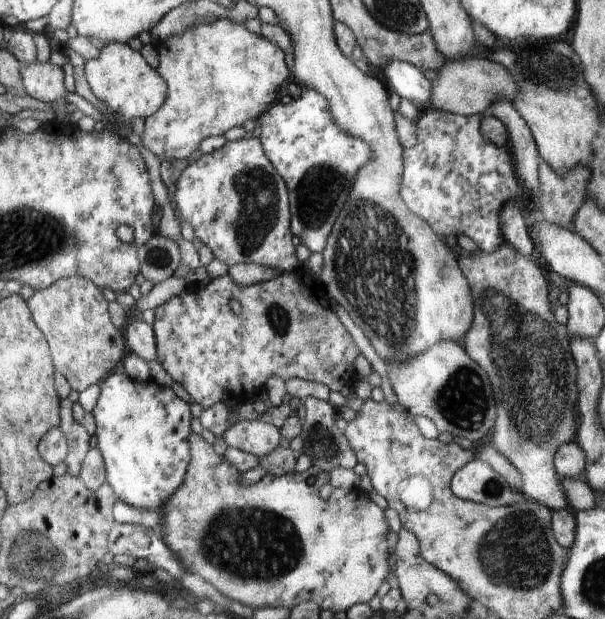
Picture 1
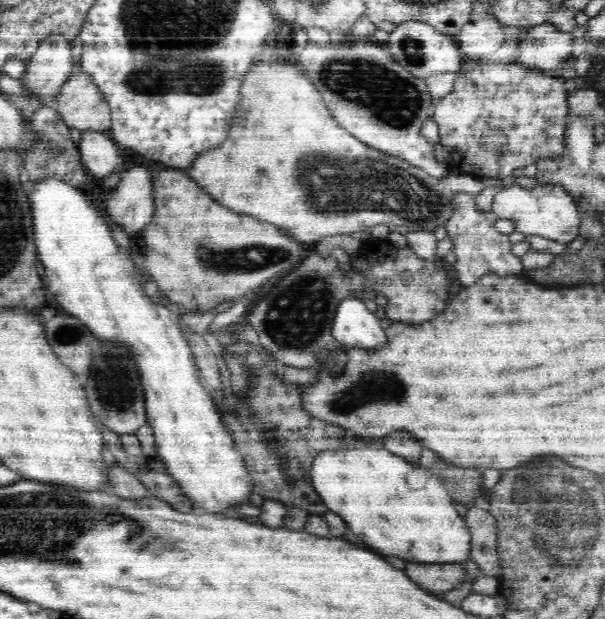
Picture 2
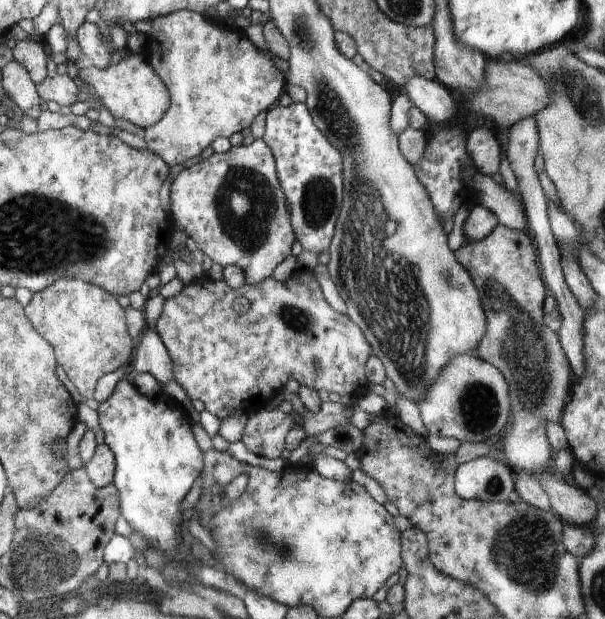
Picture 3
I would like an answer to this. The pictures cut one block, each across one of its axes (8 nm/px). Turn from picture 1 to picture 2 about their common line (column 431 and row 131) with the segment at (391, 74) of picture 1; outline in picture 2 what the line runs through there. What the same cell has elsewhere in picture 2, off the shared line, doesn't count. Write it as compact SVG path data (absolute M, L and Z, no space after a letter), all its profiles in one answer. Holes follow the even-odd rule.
M84 131L81 132L82 138L81 142L79 143L79 151L82 157L82 162L84 164L85 169L88 173L94 174L94 176L98 178L104 178L112 172L120 171L121 173L126 170L123 168L123 158L122 154L120 153L120 147L112 140L112 137L109 135L108 132L96 132L96 131Z

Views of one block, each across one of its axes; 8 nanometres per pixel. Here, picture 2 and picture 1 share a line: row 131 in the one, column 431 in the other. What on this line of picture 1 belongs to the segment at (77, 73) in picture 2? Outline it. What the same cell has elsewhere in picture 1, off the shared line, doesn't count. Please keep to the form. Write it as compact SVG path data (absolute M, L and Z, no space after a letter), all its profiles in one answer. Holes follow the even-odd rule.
M464 57L460 60L445 61L443 67L437 70L436 79L431 81L432 96L430 104L432 109L447 111L457 115L484 116L490 112L490 106L498 100L513 101L518 94L518 86L510 72L492 60L478 57Z

